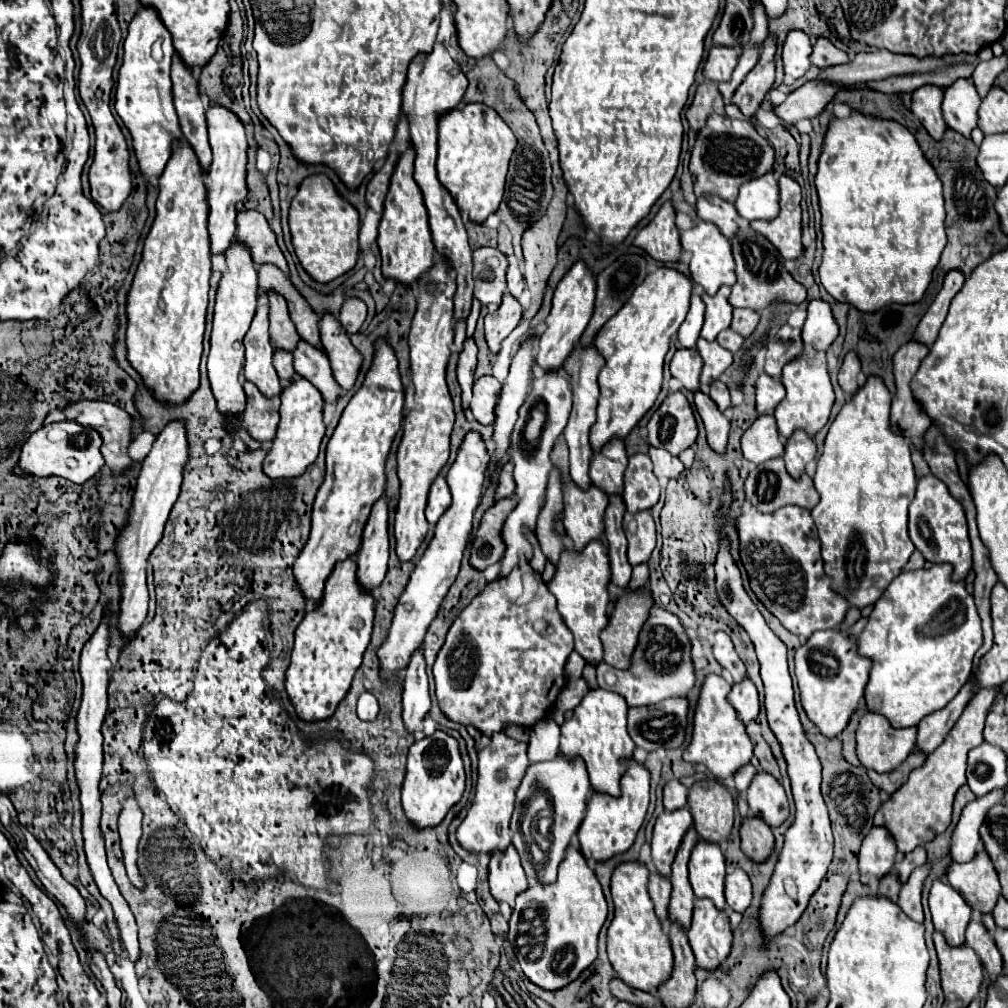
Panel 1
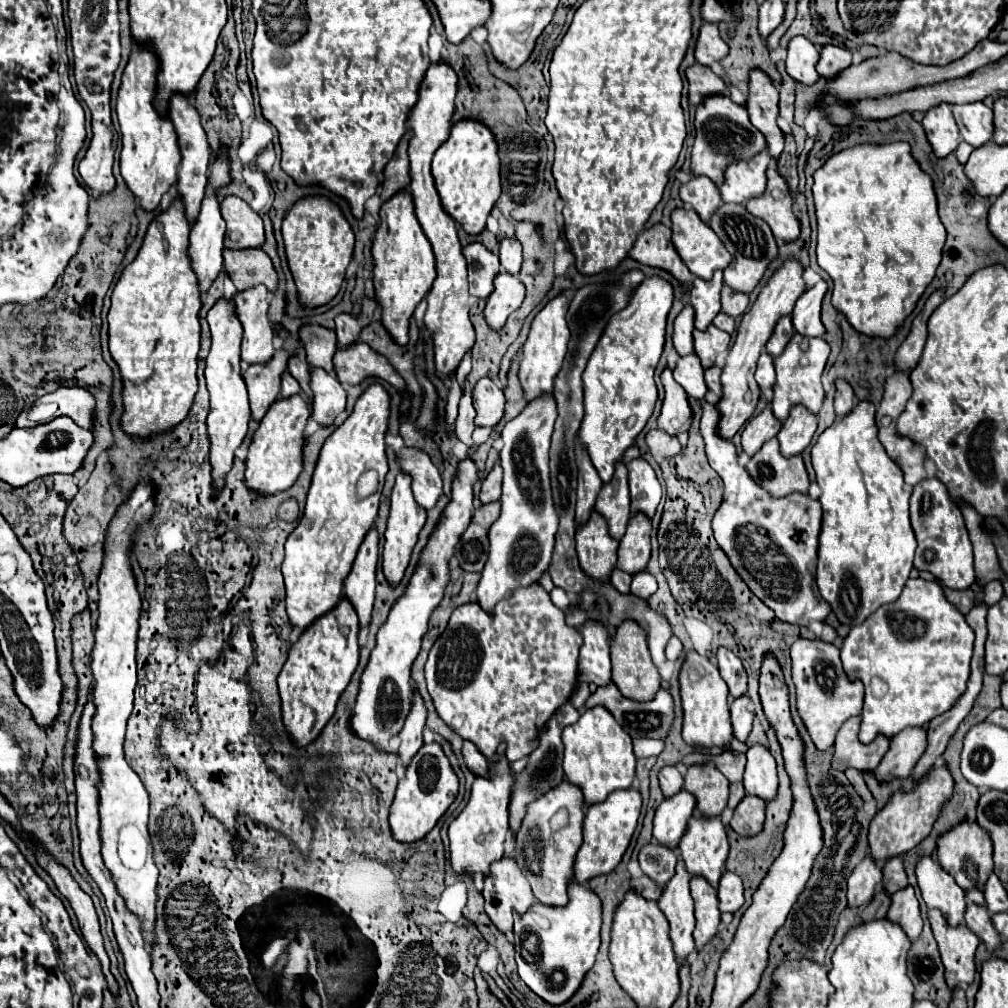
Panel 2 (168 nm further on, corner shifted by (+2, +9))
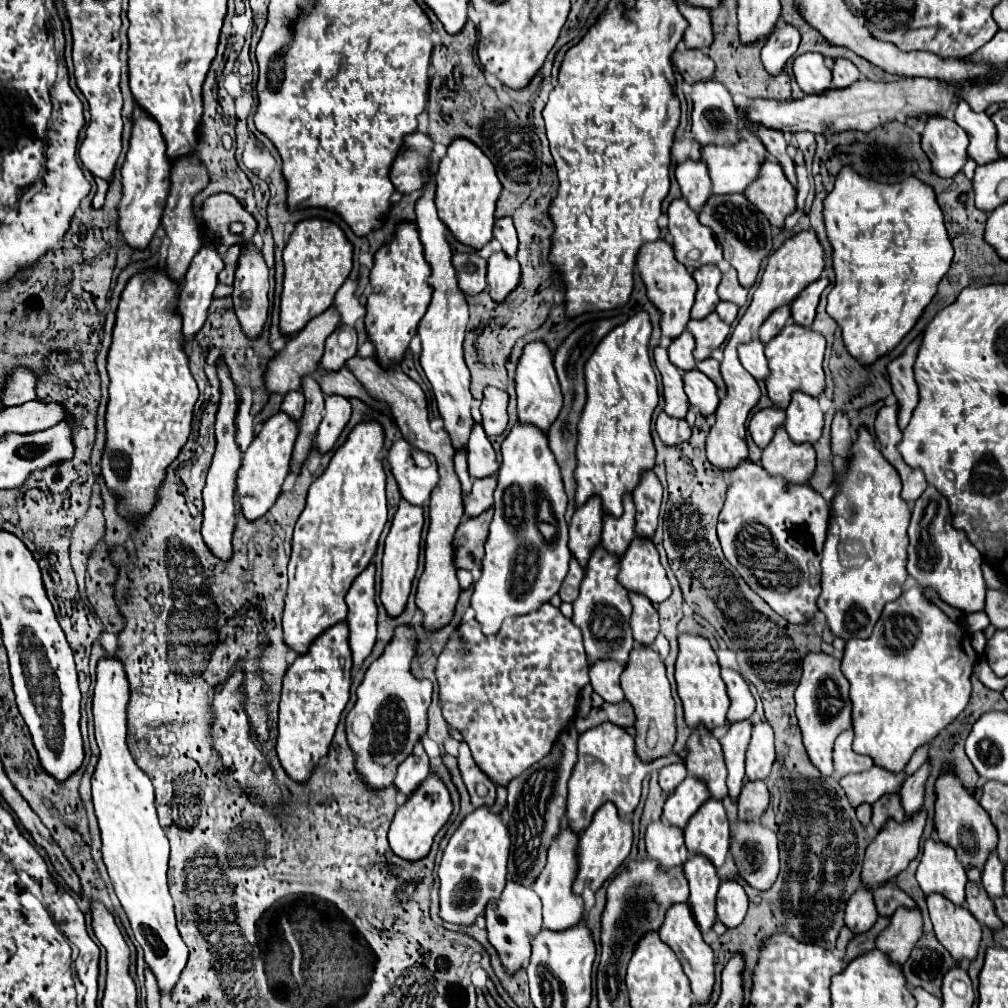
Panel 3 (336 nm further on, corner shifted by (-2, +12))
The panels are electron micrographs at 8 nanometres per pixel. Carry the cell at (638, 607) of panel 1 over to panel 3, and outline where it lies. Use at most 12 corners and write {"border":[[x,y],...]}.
{"border":[[635,644],[621,688],[635,712],[643,762],[669,756],[677,738],[665,666]]}

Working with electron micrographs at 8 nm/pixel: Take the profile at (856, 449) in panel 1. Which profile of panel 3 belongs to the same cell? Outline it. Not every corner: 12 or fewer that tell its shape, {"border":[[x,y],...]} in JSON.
{"border":[[861,428],[835,482],[819,610],[869,638],[901,596],[911,506]]}

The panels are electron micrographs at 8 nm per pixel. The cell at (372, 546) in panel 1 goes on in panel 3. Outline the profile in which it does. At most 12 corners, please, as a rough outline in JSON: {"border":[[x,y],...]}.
{"border":[[375,564],[345,596],[349,648],[359,668],[377,634]]}

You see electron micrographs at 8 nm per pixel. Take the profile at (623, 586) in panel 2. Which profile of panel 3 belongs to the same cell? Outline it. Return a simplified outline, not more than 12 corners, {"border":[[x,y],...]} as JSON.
{"border":[[629,592],[635,642],[651,646],[659,634],[655,606]]}

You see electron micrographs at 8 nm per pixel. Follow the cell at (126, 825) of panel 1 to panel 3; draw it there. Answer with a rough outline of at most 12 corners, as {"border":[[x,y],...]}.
{"border":[[97,664],[93,804],[115,894],[171,994],[189,948],[153,784],[127,748],[129,688]]}

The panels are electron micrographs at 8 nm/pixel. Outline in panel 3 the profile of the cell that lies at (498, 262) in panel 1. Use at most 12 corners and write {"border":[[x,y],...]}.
{"border":[[477,252],[455,254],[461,292],[485,290],[487,260]]}

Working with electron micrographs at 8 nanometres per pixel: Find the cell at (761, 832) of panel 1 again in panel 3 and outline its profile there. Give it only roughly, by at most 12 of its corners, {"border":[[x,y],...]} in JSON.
{"border":[[747,782],[739,796],[739,818],[755,820],[769,806],[765,782]]}

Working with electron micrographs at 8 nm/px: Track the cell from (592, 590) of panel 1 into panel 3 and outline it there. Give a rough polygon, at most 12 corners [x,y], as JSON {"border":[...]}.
{"border":[[599,660],[589,670],[591,686],[605,702],[625,700],[619,676],[625,666]]}

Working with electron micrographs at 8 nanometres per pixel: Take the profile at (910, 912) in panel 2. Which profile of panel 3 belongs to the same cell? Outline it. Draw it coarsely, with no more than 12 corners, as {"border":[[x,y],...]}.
{"border":[[899,908],[877,948],[903,966],[921,936],[921,912]]}

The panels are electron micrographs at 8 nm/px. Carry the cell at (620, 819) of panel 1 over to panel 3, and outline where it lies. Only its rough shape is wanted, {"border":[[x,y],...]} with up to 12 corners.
{"border":[[603,804],[579,836],[573,892],[597,892],[631,852],[631,822]]}

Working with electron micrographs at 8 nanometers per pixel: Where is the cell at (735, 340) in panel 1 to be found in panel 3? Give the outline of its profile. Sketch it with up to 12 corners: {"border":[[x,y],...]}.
{"border":[[719,302],[717,312],[727,324],[737,318],[737,304]]}

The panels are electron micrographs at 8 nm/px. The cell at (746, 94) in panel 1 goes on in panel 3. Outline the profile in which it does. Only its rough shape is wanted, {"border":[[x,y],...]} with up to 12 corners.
{"border":[[761,128],[757,134],[767,152],[777,158],[787,180],[797,186],[795,164],[781,132]]}

